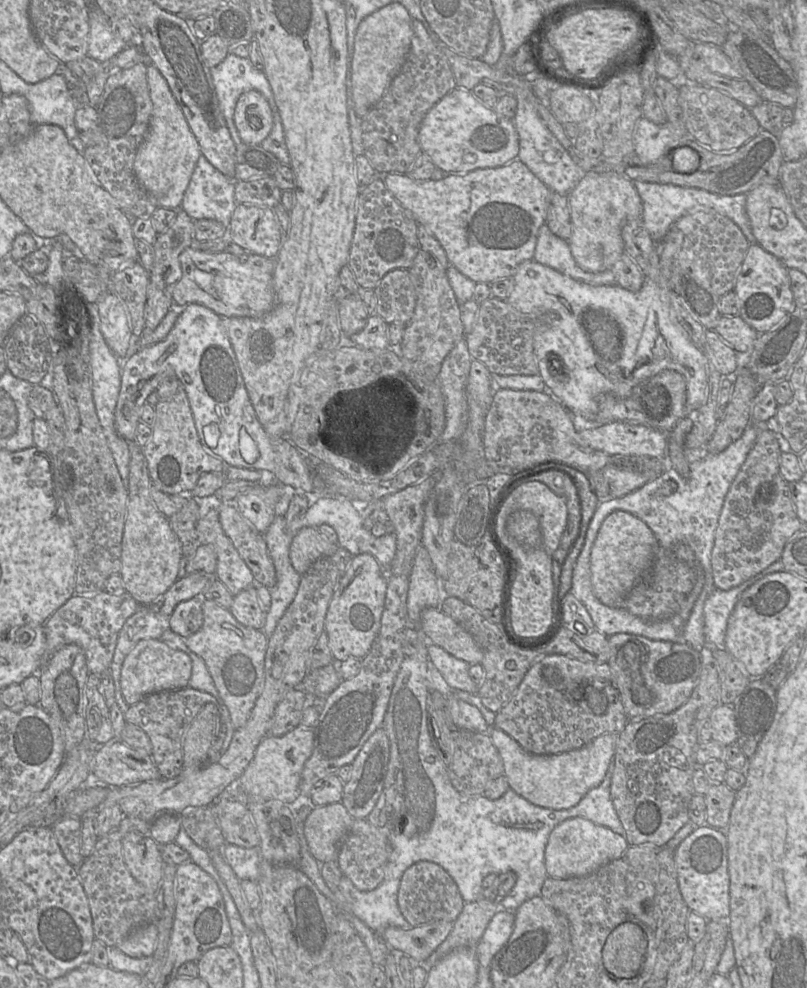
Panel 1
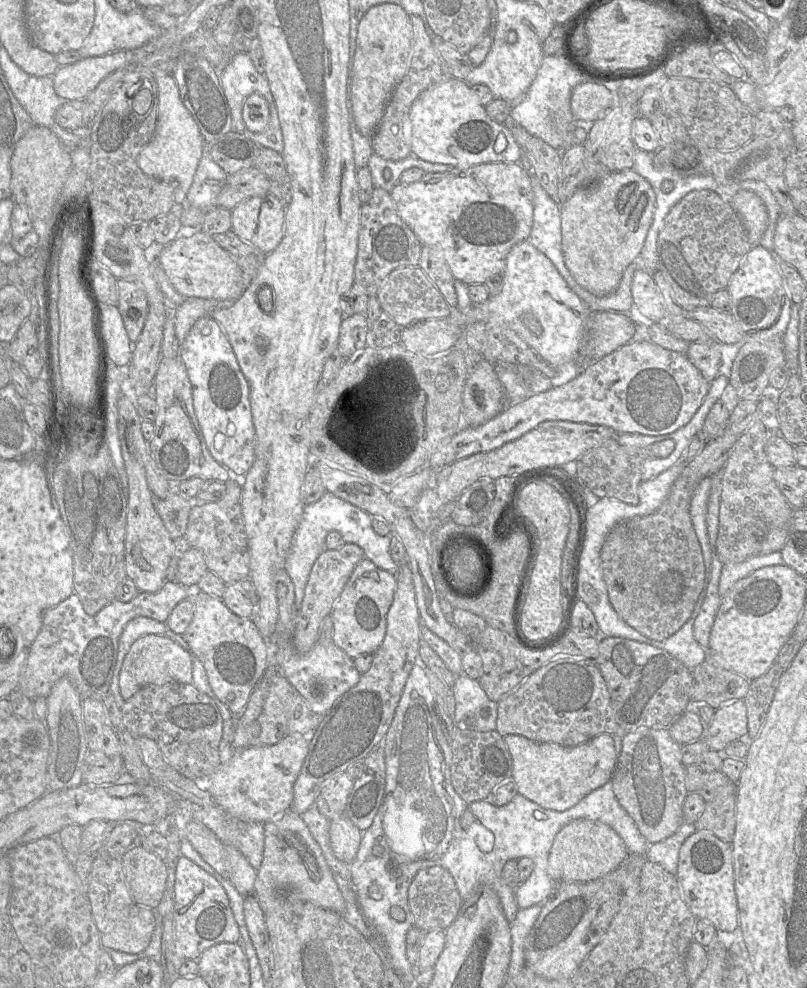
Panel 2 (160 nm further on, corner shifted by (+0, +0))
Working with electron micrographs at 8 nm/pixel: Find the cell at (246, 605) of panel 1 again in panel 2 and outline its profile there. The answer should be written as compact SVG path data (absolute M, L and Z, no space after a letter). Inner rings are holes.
M249 578L226 585L222 600L235 615L252 619L257 605L257 594Z

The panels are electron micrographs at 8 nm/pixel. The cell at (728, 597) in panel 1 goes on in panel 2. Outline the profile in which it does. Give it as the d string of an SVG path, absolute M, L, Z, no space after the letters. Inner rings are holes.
M772 552L767 555L754 556L742 563L723 565L719 582L719 595L721 600L738 580L749 576L760 568L783 564L784 561L781 553Z

